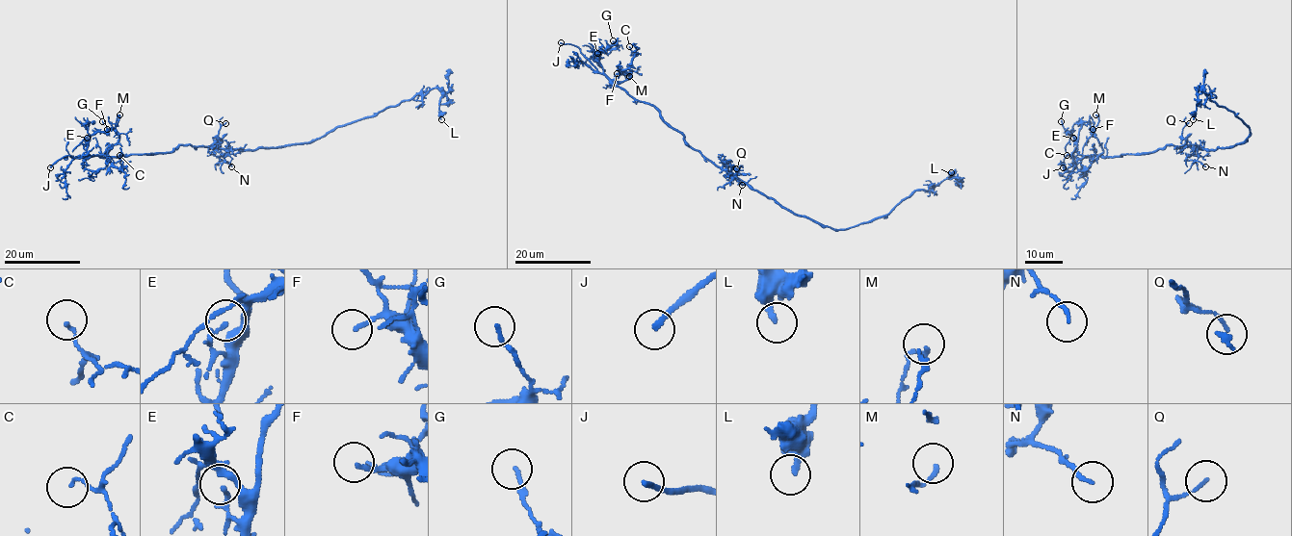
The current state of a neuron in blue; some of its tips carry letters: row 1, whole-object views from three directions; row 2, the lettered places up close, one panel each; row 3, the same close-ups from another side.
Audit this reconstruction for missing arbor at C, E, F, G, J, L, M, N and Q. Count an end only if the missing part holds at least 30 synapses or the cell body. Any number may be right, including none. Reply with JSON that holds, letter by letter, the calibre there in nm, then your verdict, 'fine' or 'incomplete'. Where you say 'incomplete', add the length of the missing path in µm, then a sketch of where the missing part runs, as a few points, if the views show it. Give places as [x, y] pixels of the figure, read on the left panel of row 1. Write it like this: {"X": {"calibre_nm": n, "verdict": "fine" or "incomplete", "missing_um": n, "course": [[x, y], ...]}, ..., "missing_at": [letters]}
{"C": {"calibre_nm": 100, "verdict": "fine"}, "E": {"calibre_nm": 170, "verdict": "fine"}, "F": {"calibre_nm": 140, "verdict": "fine"}, "G": {"calibre_nm": 130, "verdict": "fine"}, "J": {"calibre_nm": 190, "verdict": "incomplete", "missing_um": 60}, "L": {"calibre_nm": 220, "verdict": "fine"}, "M": {"calibre_nm": 140, "verdict": "fine"}, "N": {"calibre_nm": 140, "verdict": "fine"}, "Q": {"calibre_nm": 110, "verdict": "fine"}, "missing_at": ["J"]}

